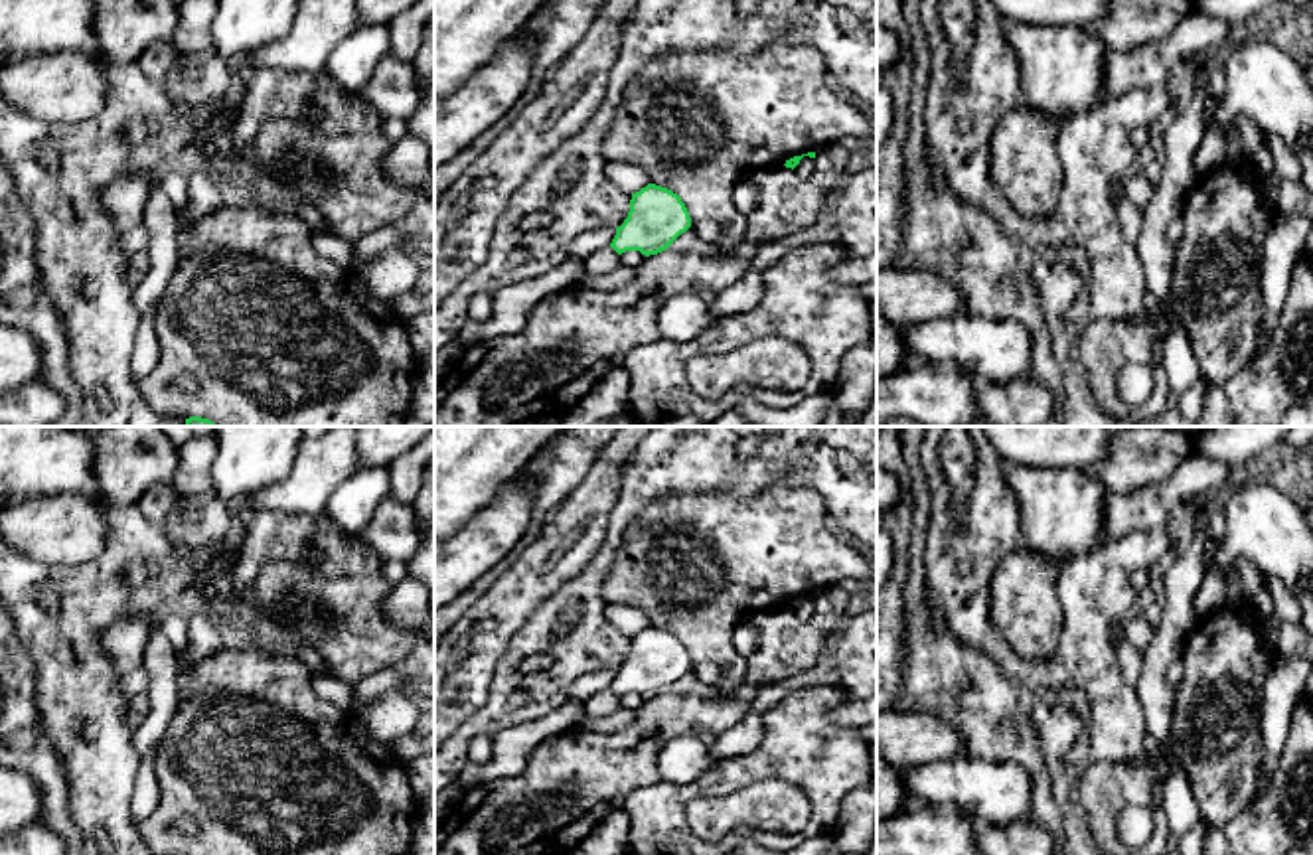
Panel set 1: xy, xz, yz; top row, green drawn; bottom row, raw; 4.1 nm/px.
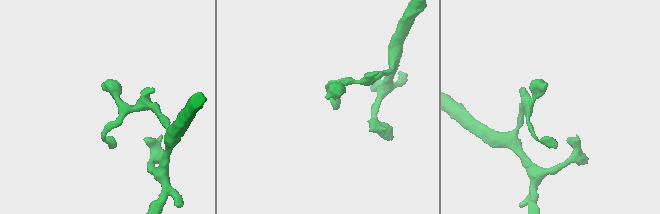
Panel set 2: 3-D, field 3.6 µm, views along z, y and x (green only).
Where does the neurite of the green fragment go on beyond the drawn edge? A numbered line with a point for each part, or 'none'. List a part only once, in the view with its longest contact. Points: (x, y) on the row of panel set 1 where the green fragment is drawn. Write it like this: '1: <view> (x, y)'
none

